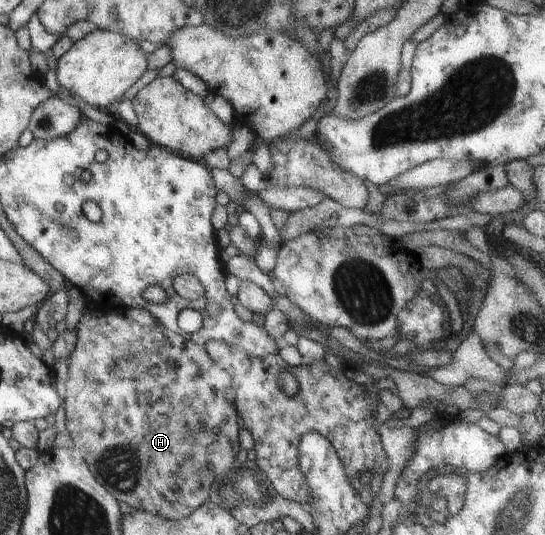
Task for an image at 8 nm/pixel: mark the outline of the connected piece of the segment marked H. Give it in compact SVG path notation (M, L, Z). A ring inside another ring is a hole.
M83 312L76 324L76 341L68 356L67 378L64 382L64 394L62 399L65 411L64 427L69 431L72 447L81 452L85 464L89 466L89 472L93 474L96 481L104 485L105 490L111 494L117 502L125 502L130 509L143 510L166 519L185 518L189 516L197 506L203 504L210 498L210 486L217 474L227 470L231 463L235 462L235 454L240 450L238 442L239 426L237 426L237 411L235 410L235 390L231 384L231 378L220 366L217 366L204 346L191 342L186 336L173 334L159 324L152 326L141 326L135 321L128 319L125 315L100 313L94 316ZM207 406L221 406L219 412L213 412ZM131 456L137 456L137 466L133 464Z

